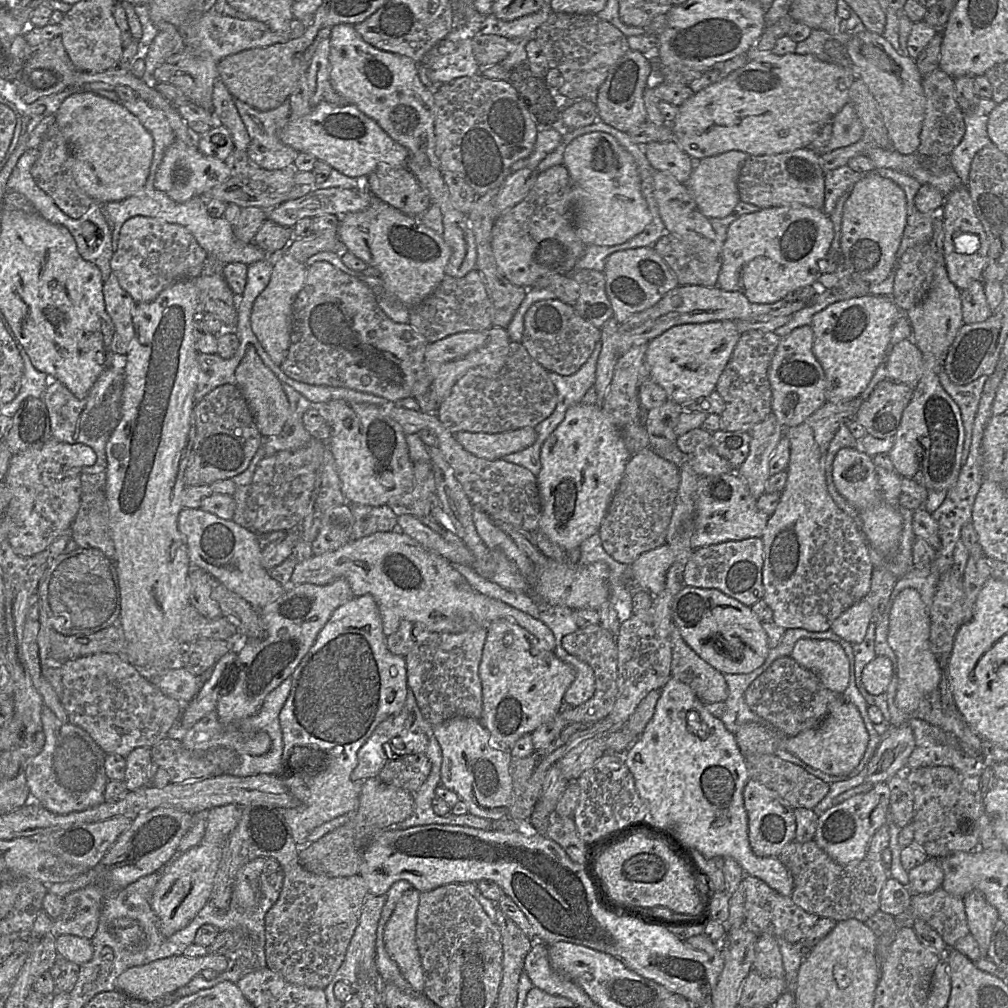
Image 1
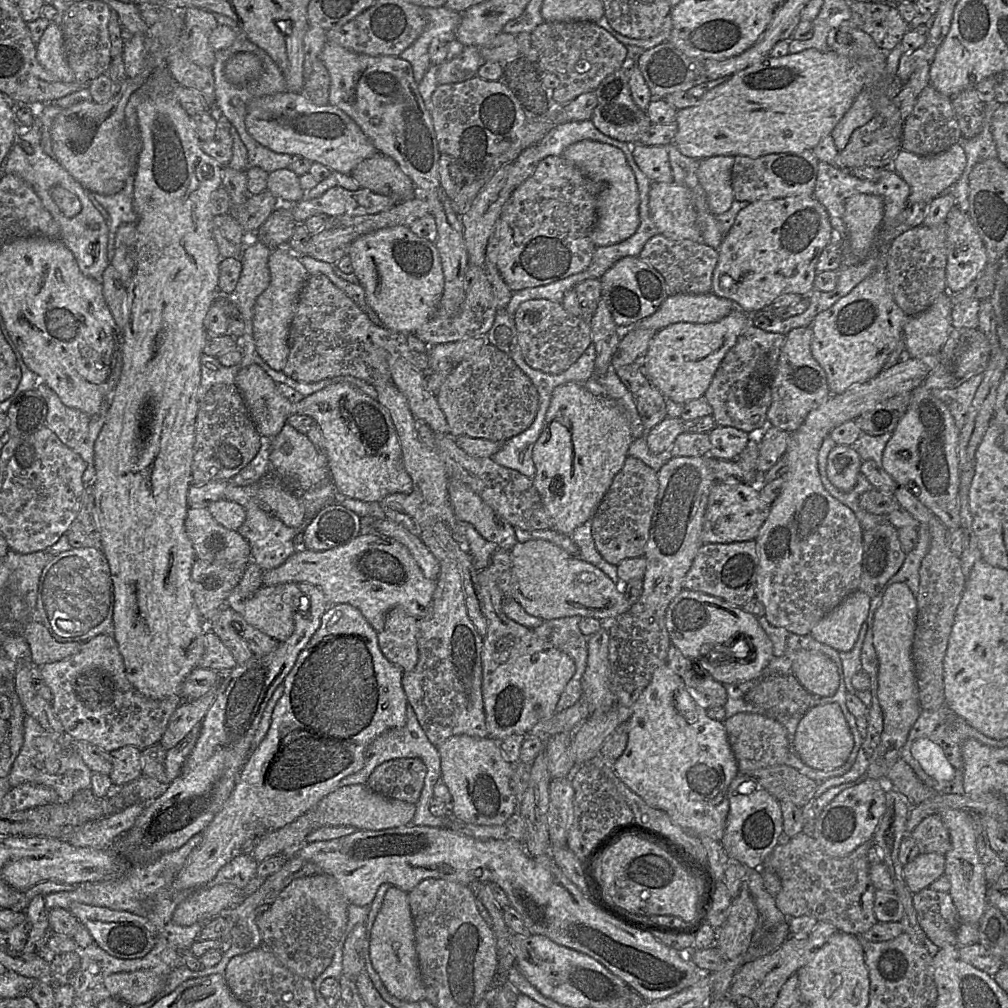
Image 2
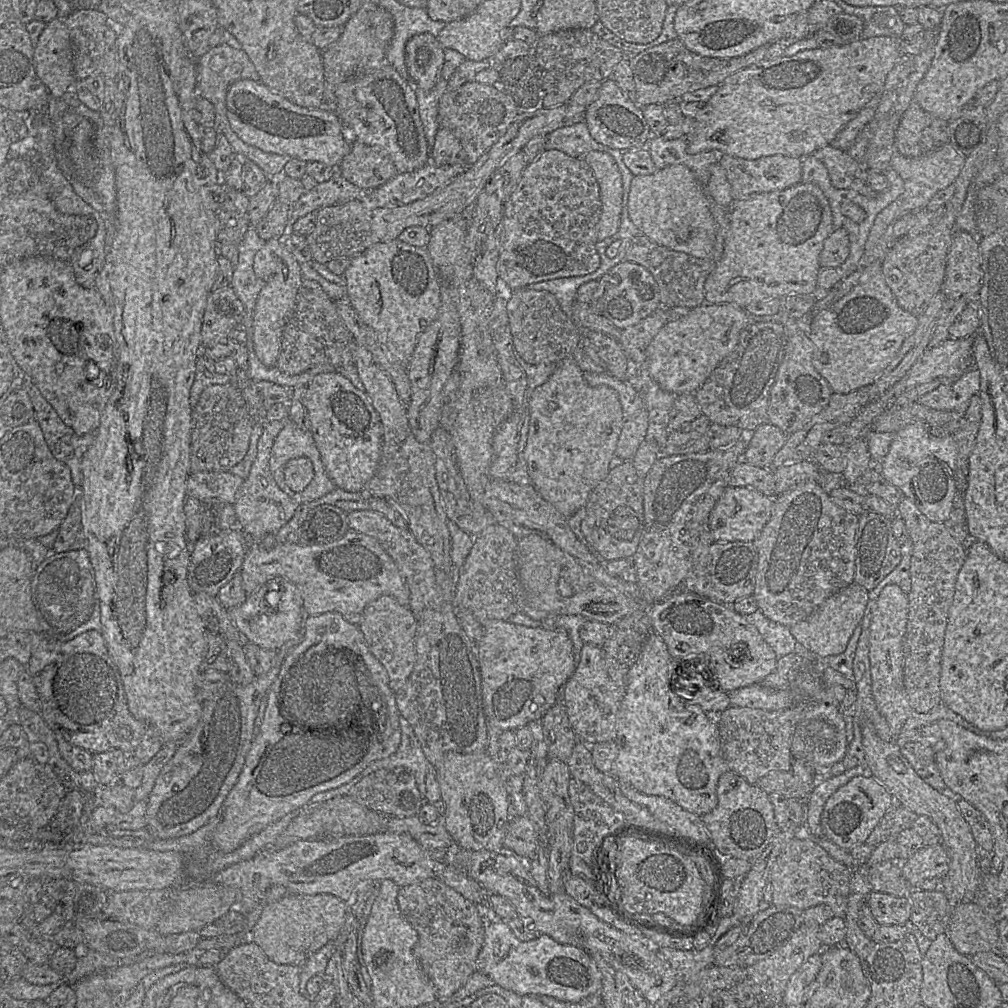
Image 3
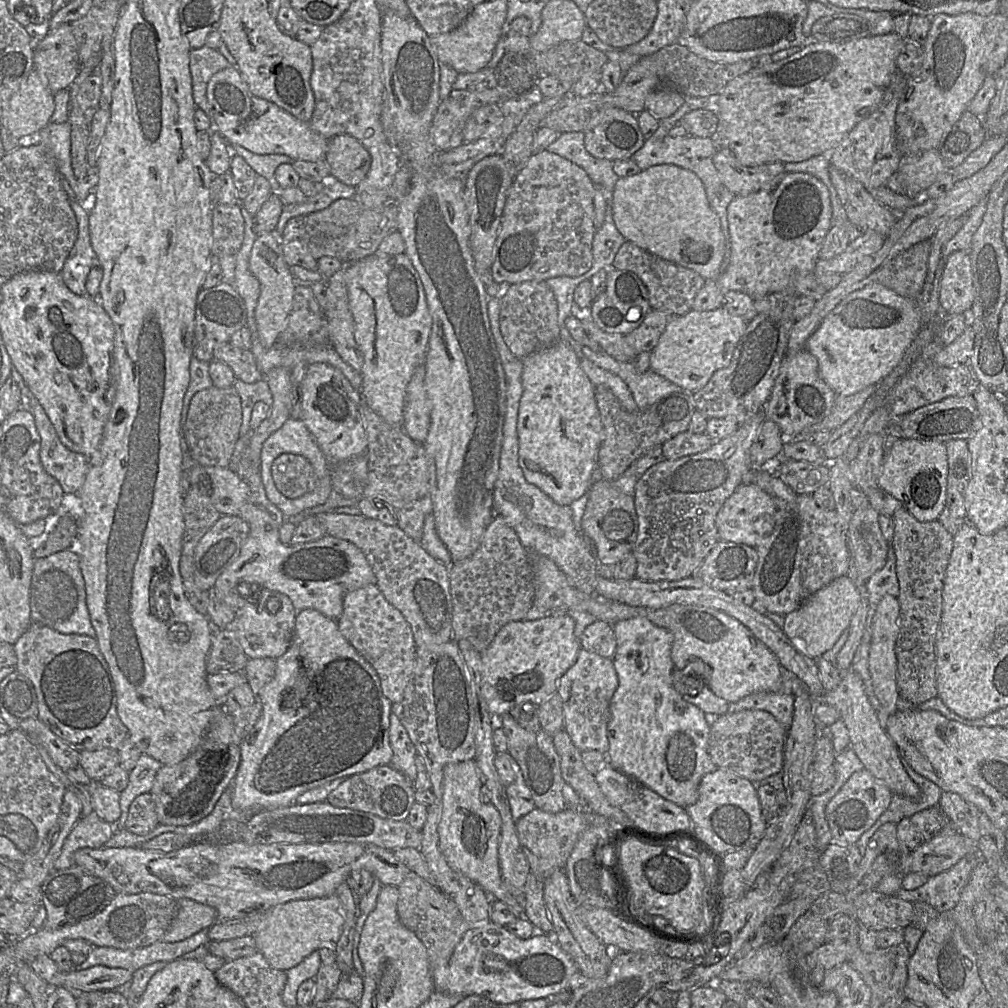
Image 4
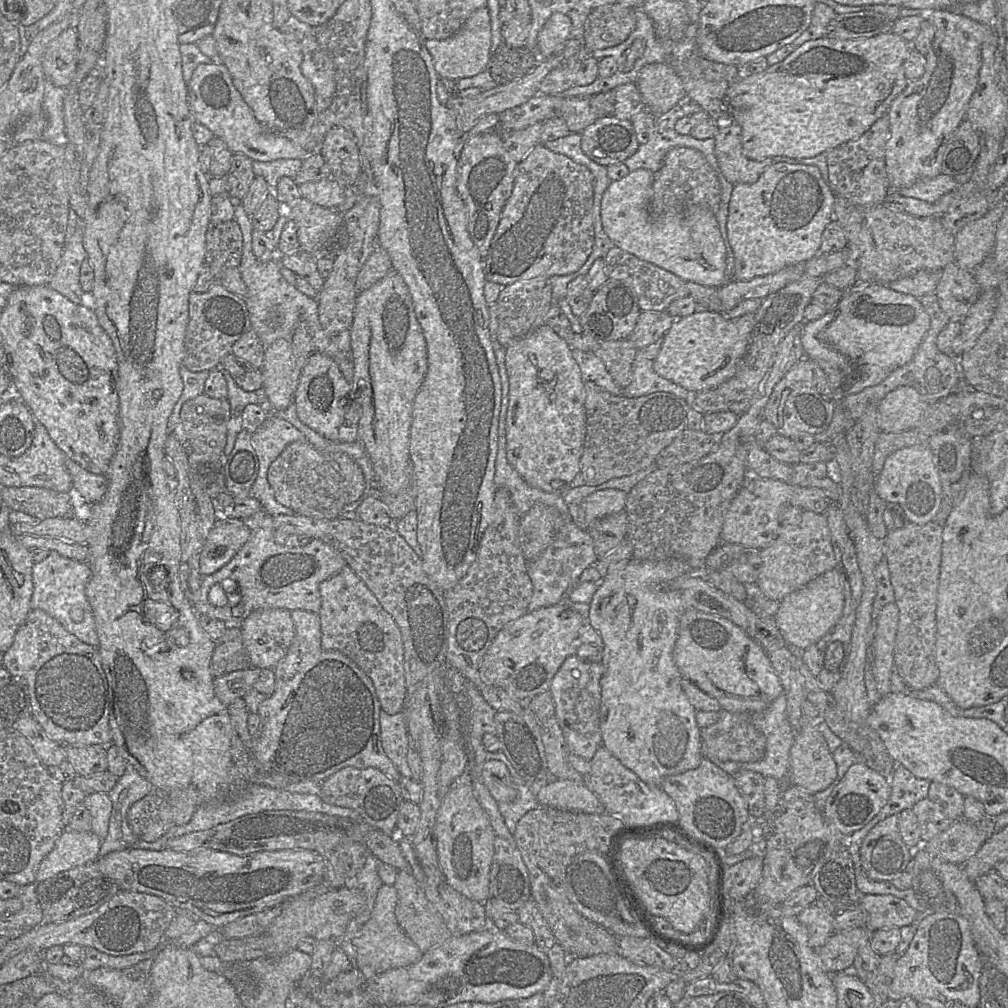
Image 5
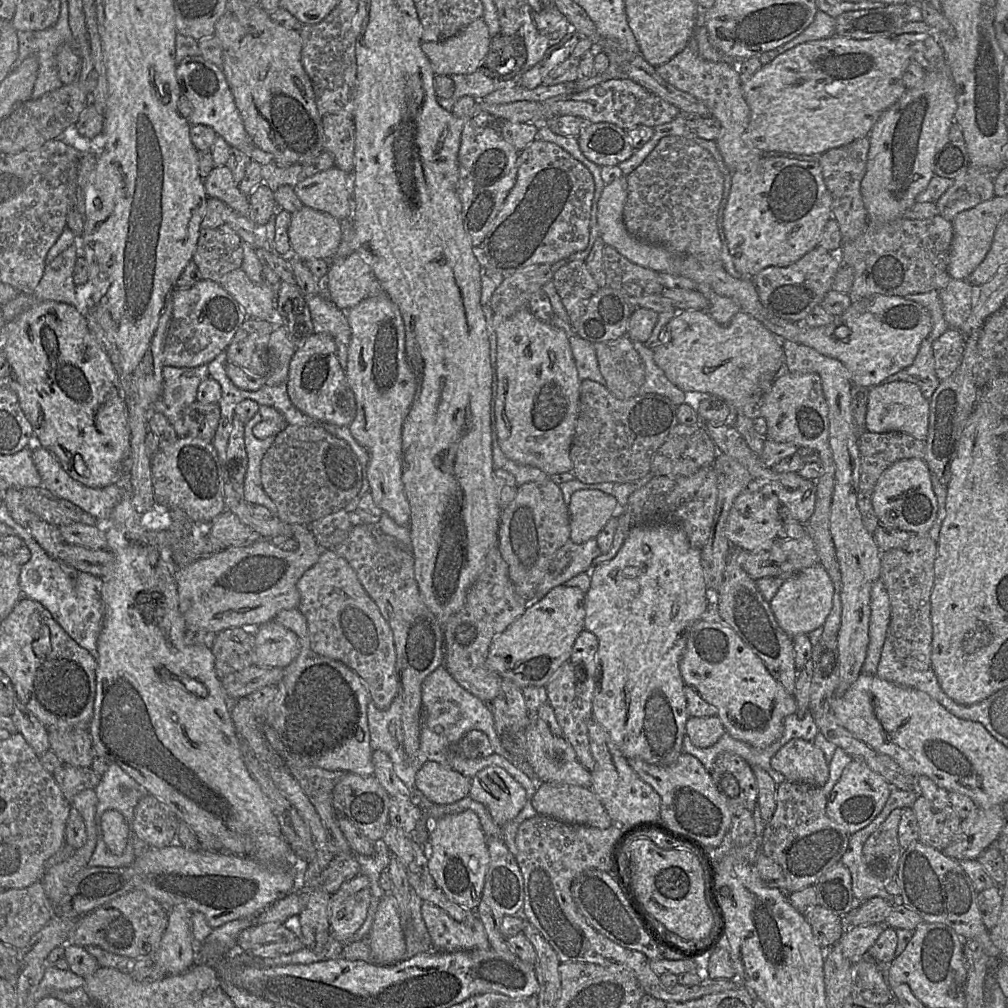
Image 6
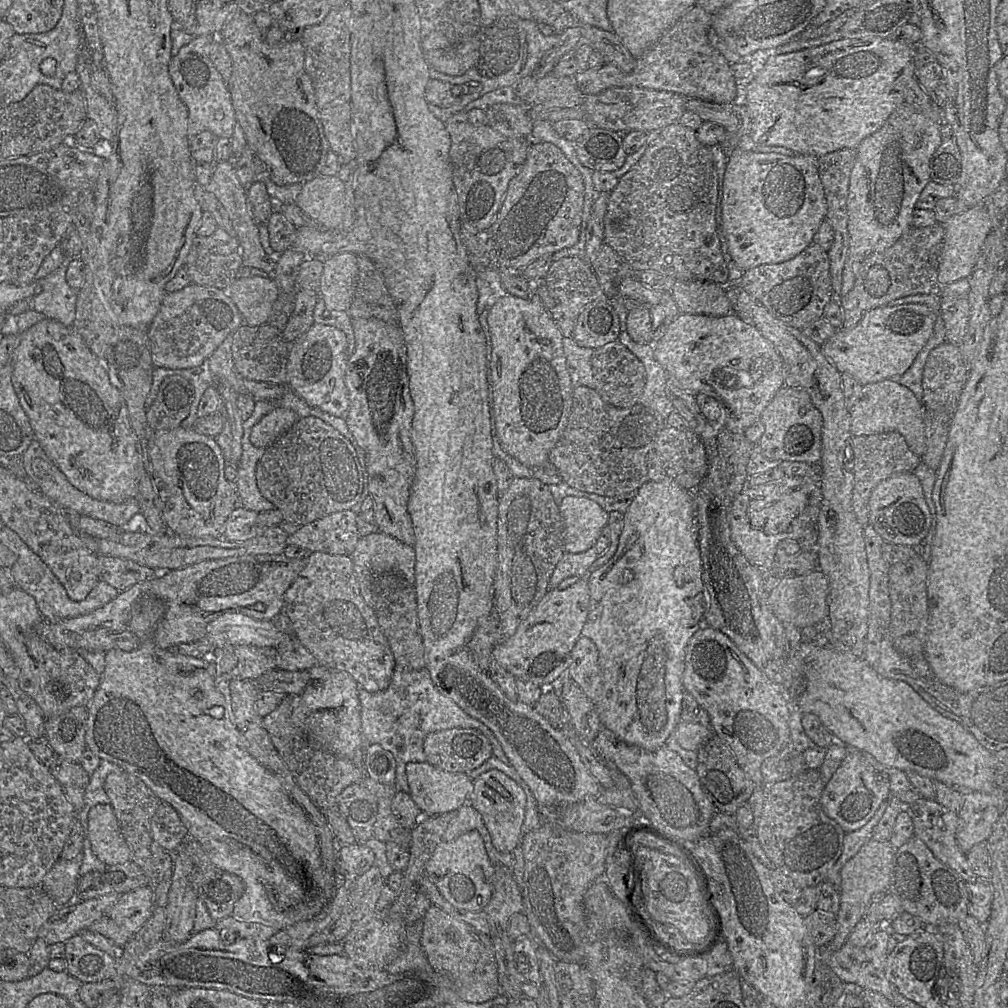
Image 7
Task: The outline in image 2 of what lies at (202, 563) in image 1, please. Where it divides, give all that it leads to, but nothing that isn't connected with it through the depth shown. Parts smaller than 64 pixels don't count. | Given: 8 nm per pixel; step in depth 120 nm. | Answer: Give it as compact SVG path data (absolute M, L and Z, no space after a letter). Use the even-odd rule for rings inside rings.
M189 507L185 530L197 559L213 563L250 563L251 548L238 531L219 524L208 508ZM284 583L271 586L262 585L250 597L242 598L233 591L228 595L226 605L239 613L247 623L267 634L278 642L285 641L294 629L294 614L299 610L303 594L297 583Z

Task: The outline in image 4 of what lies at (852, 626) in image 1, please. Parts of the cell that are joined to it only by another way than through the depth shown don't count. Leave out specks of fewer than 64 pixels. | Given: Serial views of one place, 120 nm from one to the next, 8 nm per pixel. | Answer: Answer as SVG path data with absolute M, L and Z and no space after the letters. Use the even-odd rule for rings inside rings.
M847 575L841 576L811 595L798 609L786 614L781 628L803 654L818 659L832 649L848 629L859 602L860 594L854 582Z

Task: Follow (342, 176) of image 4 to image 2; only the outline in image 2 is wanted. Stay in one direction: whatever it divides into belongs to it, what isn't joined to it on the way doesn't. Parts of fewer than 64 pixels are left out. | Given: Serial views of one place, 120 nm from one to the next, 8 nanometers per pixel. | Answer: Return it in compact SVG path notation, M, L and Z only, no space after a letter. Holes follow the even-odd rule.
M380 152L361 161L352 170L351 176L361 188L388 196L396 203L421 197L410 177L398 163Z

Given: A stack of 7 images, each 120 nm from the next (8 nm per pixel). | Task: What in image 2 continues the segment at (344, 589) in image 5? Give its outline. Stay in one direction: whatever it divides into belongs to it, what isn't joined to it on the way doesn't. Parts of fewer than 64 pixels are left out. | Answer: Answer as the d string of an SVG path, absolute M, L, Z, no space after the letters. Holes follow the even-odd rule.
M401 607L390 609L385 617L385 625L378 633L381 652L403 673L411 671L418 661L417 619Z

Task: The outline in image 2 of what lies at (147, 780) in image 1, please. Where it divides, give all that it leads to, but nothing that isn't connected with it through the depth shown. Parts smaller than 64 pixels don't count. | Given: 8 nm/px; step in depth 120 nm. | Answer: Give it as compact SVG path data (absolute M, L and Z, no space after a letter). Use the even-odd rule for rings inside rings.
M125 746L113 752L112 770L109 777L115 788L122 787L142 775L141 750L132 746Z

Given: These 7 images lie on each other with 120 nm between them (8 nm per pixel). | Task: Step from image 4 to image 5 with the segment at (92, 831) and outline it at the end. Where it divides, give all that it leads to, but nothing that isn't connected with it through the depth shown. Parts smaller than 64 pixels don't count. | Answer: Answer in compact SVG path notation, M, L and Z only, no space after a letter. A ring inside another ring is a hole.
M65 829L54 848L42 860L36 882L42 882L71 868L93 863L99 854L102 839L89 832Z

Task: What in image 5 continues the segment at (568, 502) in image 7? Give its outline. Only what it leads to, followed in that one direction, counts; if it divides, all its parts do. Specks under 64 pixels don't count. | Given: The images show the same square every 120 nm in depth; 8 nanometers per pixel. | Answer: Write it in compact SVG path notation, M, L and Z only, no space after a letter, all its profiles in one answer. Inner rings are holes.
M603 489L588 495L581 503L587 527L605 516L625 509L628 493L619 489Z

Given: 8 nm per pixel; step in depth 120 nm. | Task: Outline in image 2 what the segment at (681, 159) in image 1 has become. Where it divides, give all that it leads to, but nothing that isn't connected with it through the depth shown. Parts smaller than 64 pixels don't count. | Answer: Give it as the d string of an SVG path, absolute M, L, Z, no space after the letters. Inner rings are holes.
M635 144L631 147L632 155L640 170L653 182L673 182L673 174L666 147L663 145Z

